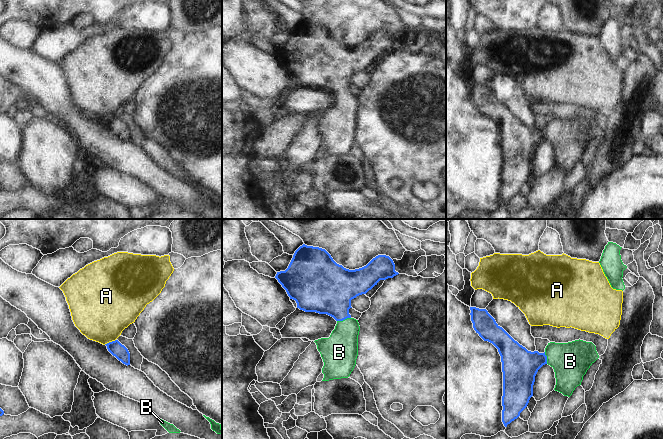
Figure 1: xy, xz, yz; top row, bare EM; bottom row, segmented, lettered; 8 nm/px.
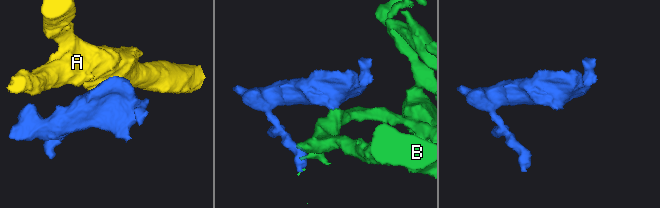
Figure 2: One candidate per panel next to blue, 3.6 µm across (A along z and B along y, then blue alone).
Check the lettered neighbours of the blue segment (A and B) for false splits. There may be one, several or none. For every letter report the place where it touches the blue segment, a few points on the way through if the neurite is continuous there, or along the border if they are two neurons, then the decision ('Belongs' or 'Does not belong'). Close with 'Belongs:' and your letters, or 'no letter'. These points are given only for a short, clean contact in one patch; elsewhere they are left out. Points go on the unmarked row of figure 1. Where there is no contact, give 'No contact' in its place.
A: Touches blue at xy (109, 118). Boundary: xy (115, 115), (104, 120). Does not belong
B: Touches blue at xz (343, 95). Path across: xz (330, 67), (334, 71), (343, 95), (343, 119), (340, 126). Belongs
Belongs: B

